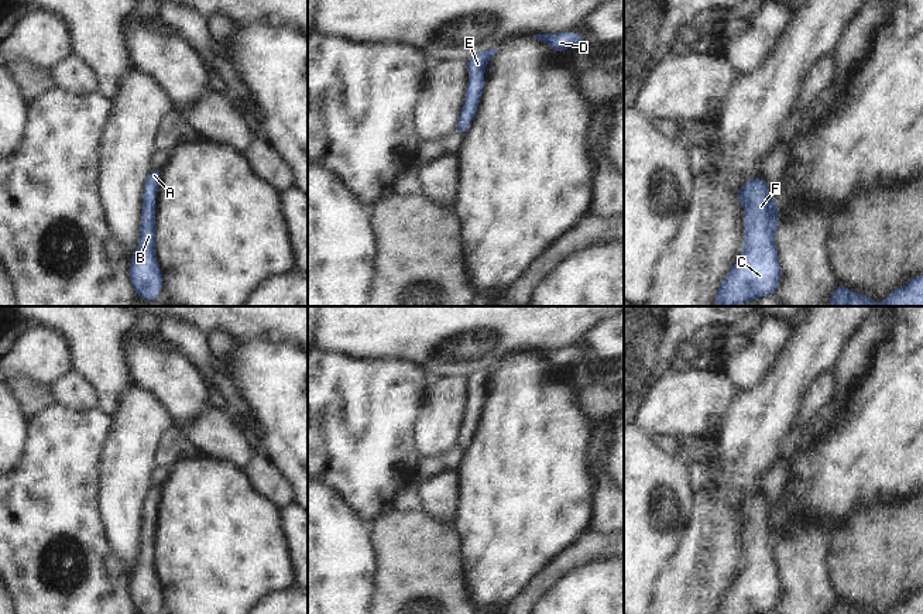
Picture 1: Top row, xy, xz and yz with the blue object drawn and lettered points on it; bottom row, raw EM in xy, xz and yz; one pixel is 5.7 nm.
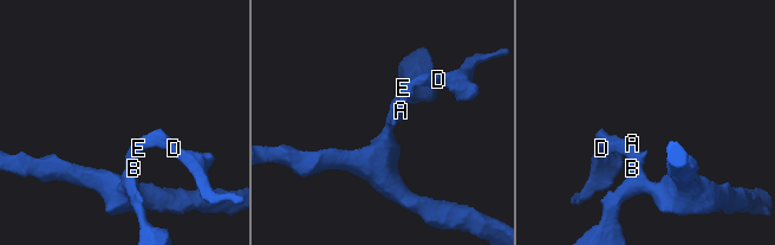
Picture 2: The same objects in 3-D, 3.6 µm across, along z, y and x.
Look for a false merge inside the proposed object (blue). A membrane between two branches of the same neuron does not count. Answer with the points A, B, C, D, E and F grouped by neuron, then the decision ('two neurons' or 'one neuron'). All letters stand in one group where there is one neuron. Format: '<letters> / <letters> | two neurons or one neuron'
A B C D E F | one neuron

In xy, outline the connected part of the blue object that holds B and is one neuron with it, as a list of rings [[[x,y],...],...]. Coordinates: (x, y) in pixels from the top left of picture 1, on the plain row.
[[[151,486],[143,505],[138,562],[130,576],[130,600],[140,614],[157,614],[164,607],[161,583],[155,574],[155,517],[161,486]]]

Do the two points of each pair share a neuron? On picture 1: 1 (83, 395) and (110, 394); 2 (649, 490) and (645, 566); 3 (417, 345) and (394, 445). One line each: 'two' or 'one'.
1: two
2: one
3: two

